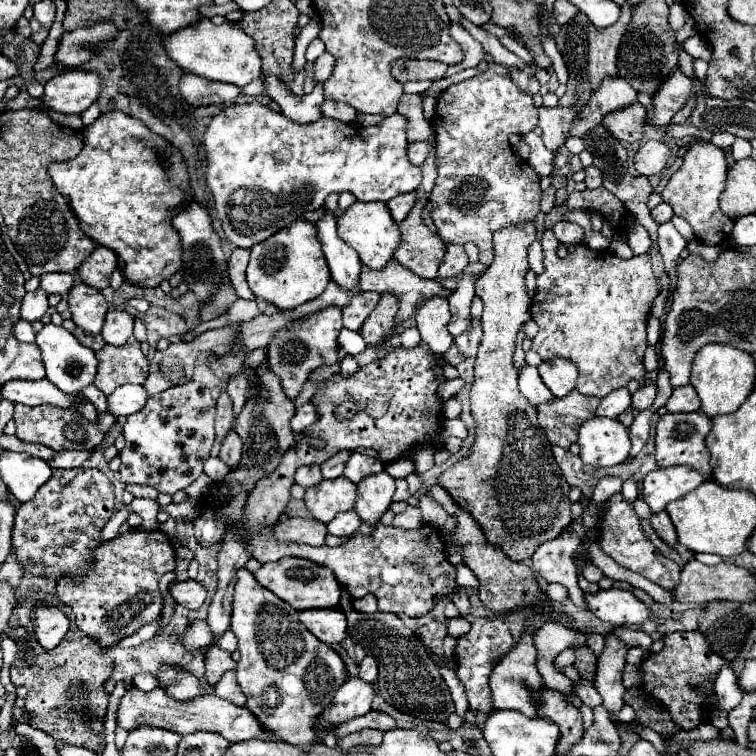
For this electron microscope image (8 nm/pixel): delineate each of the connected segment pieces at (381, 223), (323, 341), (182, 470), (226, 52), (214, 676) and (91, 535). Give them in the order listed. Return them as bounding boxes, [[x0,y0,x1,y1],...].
[[337,200,401,270],[267,306,341,398],[121,382,215,494],[163,18,261,88],[205,646,237,686],[13,470,113,580]]

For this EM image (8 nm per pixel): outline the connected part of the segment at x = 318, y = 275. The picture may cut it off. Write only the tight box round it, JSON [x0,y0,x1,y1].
[247,218,331,310]

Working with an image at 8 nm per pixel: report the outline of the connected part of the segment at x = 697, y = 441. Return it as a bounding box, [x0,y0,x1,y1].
[655,412,711,476]

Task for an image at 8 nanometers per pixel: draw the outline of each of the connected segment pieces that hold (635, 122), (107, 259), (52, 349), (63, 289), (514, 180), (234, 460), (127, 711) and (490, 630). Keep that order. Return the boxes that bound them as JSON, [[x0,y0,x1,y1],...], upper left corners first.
[[603,102,647,142],[79,246,117,290],[35,322,97,394],[41,274,73,294],[429,62,541,266],[219,430,243,468],[117,688,269,742],[455,618,513,714]]

